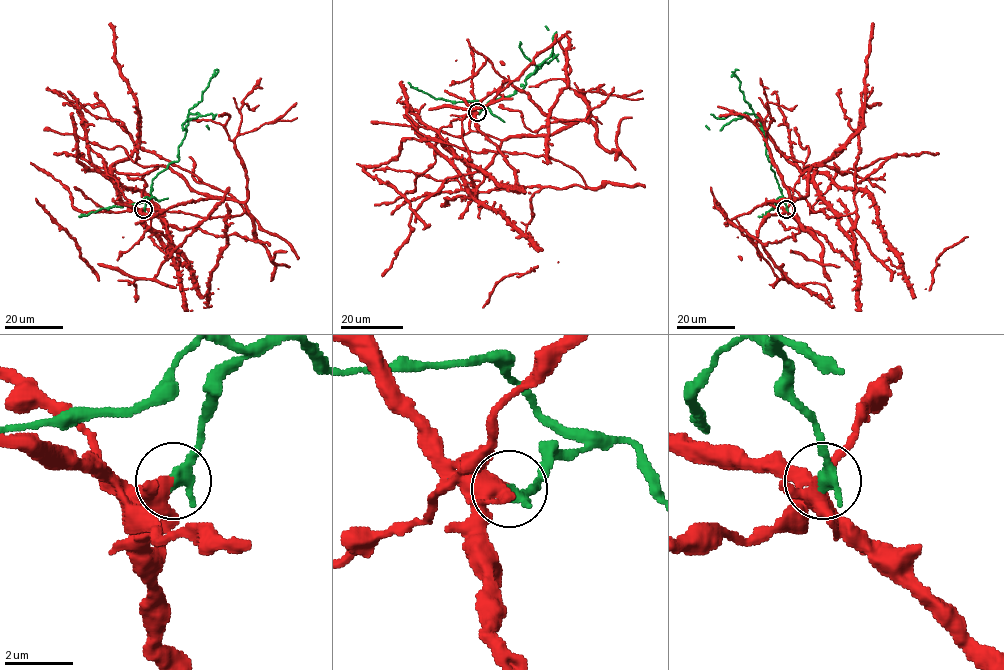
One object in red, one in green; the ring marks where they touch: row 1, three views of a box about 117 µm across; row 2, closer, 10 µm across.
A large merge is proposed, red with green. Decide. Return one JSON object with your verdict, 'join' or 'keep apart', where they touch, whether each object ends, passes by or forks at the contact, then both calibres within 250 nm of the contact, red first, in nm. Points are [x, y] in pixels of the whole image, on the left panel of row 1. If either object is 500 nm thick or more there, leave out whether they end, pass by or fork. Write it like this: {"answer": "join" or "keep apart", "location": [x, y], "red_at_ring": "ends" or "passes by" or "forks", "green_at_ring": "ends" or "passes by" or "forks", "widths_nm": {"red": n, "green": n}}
{"answer": "keep apart", "location": [143, 209], "red_at_ring": "ends", "green_at_ring": "ends", "widths_nm": {"red": 480, "green": 400}}

